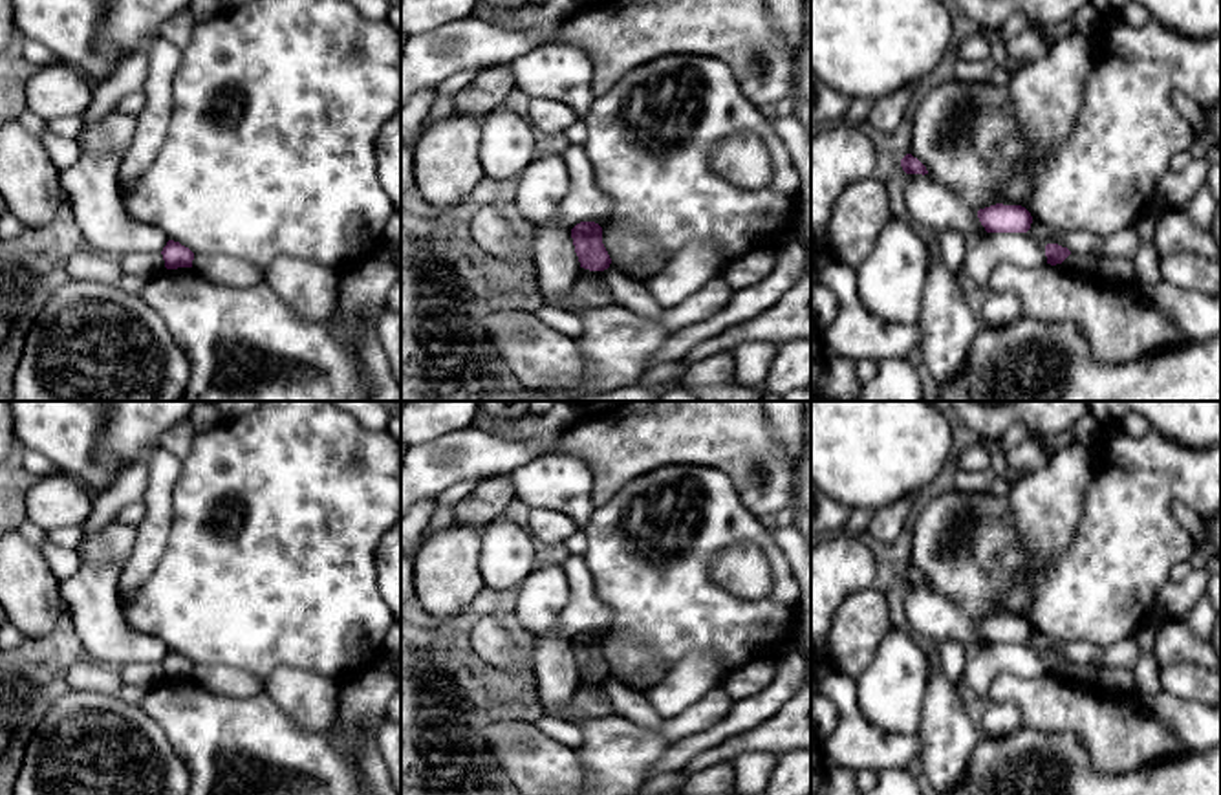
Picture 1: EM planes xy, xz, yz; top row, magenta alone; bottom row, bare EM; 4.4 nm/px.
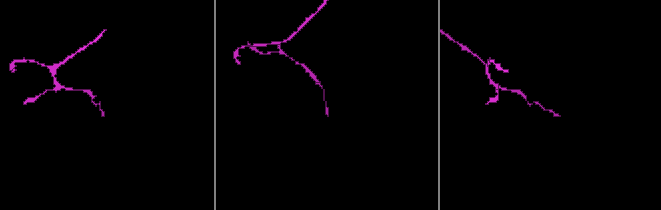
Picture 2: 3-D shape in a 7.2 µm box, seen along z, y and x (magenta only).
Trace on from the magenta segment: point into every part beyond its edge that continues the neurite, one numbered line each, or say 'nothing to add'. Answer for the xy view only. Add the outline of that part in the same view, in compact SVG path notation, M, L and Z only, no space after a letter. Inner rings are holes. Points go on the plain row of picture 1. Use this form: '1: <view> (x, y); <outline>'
nothing to add

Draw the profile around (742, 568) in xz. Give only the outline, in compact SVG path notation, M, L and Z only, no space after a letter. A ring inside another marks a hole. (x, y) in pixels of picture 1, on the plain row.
M751 542L721 550L710 564L714 583L743 599L758 599L771 590L771 572L763 551Z

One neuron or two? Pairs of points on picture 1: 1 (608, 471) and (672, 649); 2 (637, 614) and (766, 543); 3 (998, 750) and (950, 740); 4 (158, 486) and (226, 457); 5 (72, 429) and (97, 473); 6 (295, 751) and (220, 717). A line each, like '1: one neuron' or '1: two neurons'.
1: two neurons
2: one neuron
3: two neurons
4: two neurons
5: one neuron
6: one neuron

